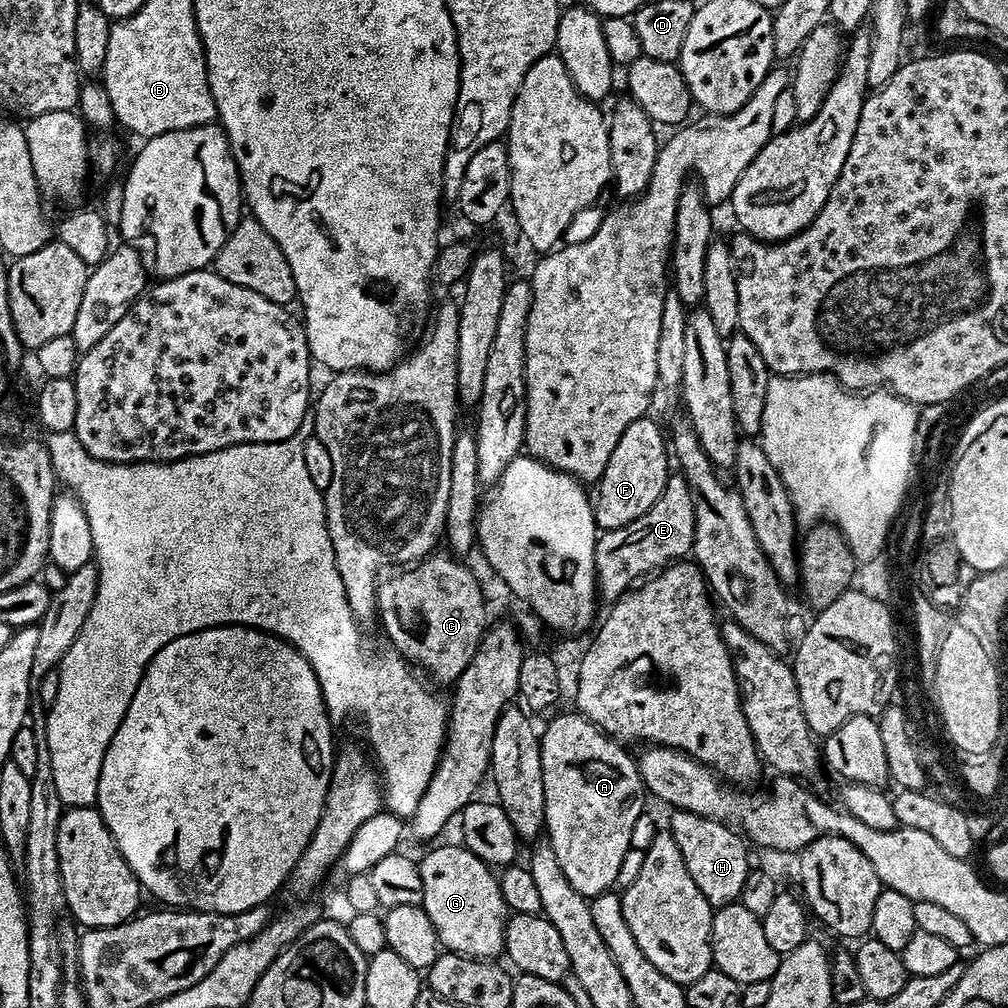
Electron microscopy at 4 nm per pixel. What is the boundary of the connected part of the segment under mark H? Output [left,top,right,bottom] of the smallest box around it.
[670,810,750,909]

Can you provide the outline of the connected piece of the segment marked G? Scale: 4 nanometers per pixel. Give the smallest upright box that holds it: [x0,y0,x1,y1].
[419,843,510,958]

